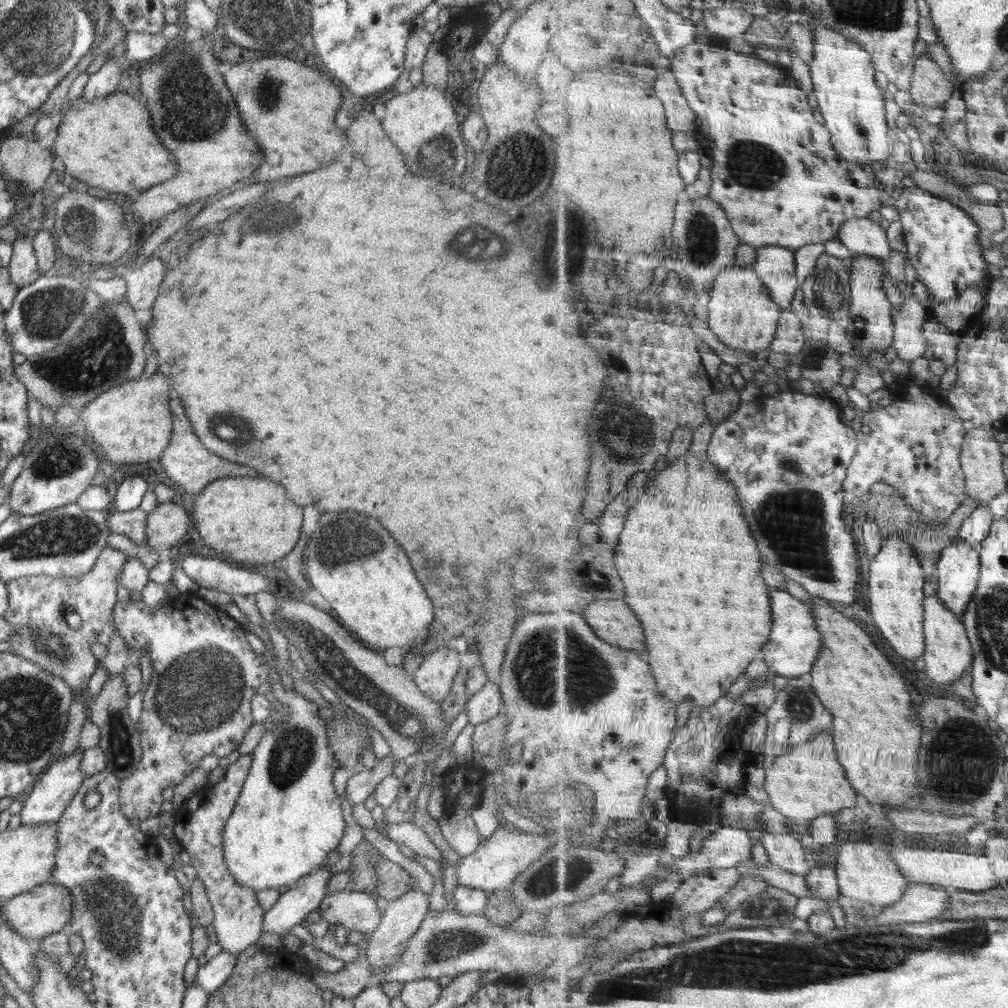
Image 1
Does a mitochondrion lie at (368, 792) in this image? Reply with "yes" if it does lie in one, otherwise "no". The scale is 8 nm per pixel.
no

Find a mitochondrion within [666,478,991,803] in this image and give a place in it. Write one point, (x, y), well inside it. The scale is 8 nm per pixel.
(787, 521)

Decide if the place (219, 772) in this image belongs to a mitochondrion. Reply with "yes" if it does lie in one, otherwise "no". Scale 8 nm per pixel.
no

